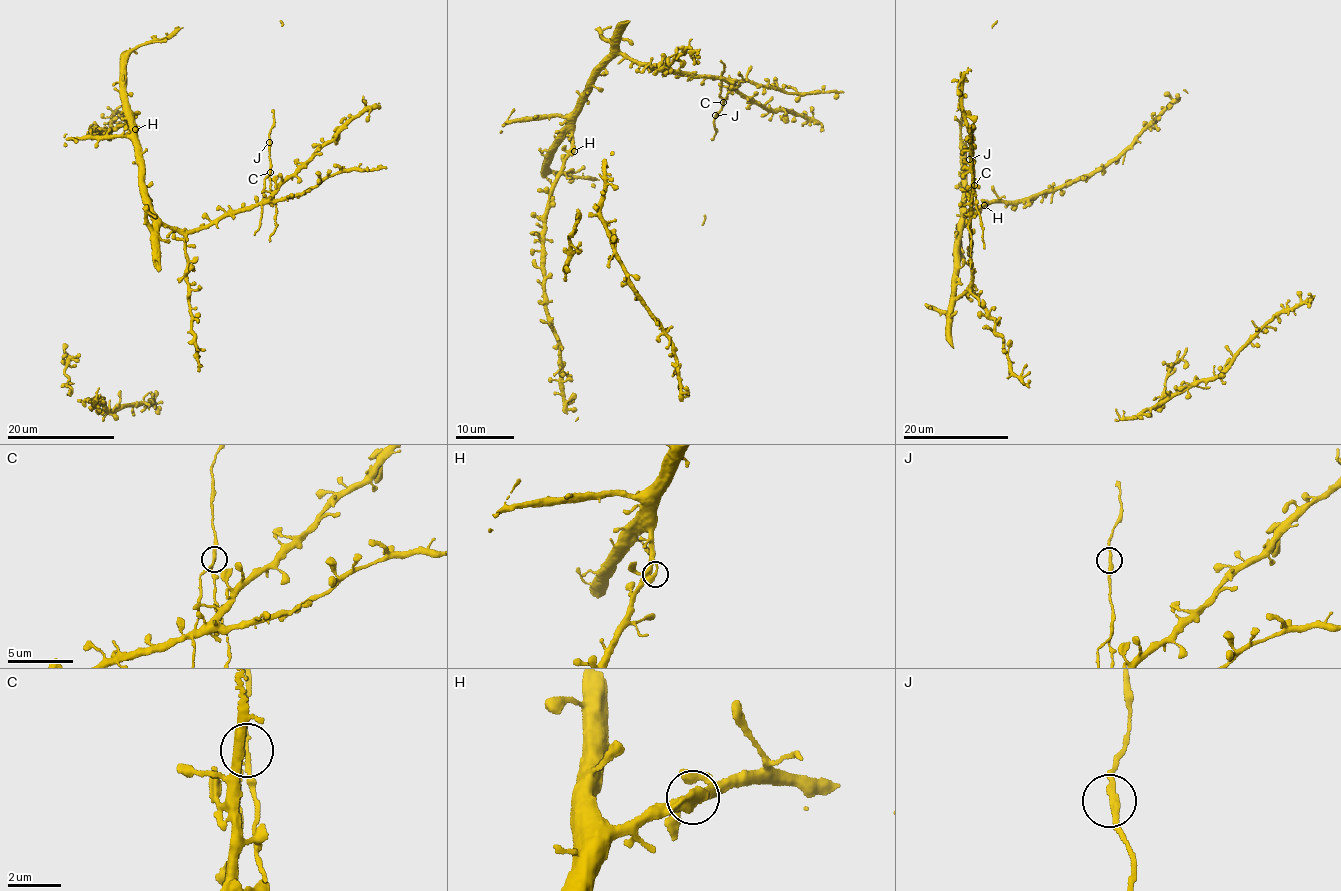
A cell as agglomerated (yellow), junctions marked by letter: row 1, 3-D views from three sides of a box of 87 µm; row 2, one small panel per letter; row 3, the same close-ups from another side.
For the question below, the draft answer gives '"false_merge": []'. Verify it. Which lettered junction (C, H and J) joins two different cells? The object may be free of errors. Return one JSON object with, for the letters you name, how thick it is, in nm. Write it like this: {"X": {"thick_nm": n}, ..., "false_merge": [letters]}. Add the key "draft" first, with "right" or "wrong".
{"draft": "wrong", "C": {"thick_nm": 190}, "false_merge": ["C"]}

